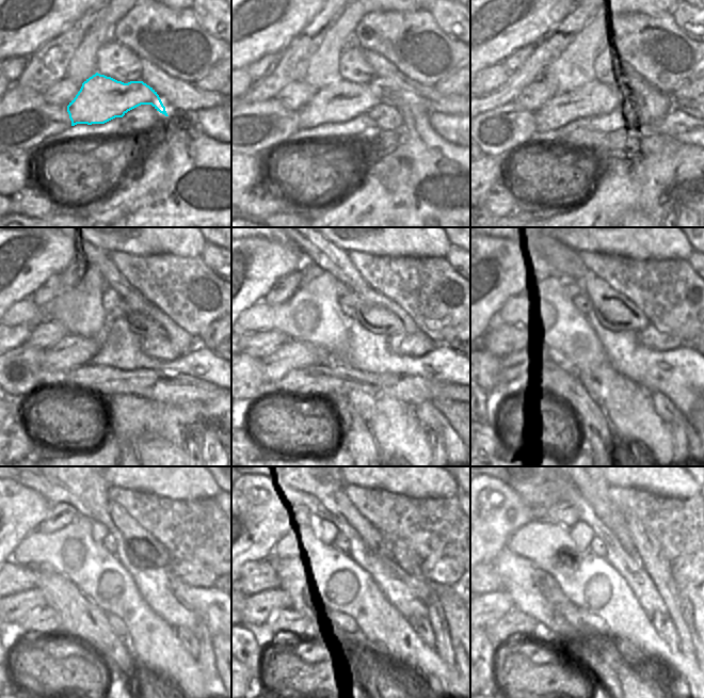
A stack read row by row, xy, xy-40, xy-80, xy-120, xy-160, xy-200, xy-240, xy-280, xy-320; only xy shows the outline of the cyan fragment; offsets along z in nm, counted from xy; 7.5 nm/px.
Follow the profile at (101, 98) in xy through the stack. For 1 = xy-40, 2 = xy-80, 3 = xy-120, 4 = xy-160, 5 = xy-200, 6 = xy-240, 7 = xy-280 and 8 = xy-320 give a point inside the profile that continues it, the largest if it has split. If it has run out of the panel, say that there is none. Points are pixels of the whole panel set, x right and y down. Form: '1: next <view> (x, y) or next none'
1: next xy-40 (339, 102)
2: next xy-80 (592, 98)
3: next xy-120 (73, 351)
4: next xy-160 (296, 354)
5: next xy-200 (512, 366)
6: next xy-240 (18, 607)
7: next xy-280 (257, 607)
8: next xy-320 (492, 607)

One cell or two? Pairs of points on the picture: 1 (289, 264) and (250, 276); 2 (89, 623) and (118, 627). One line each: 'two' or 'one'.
1: one
2: two

